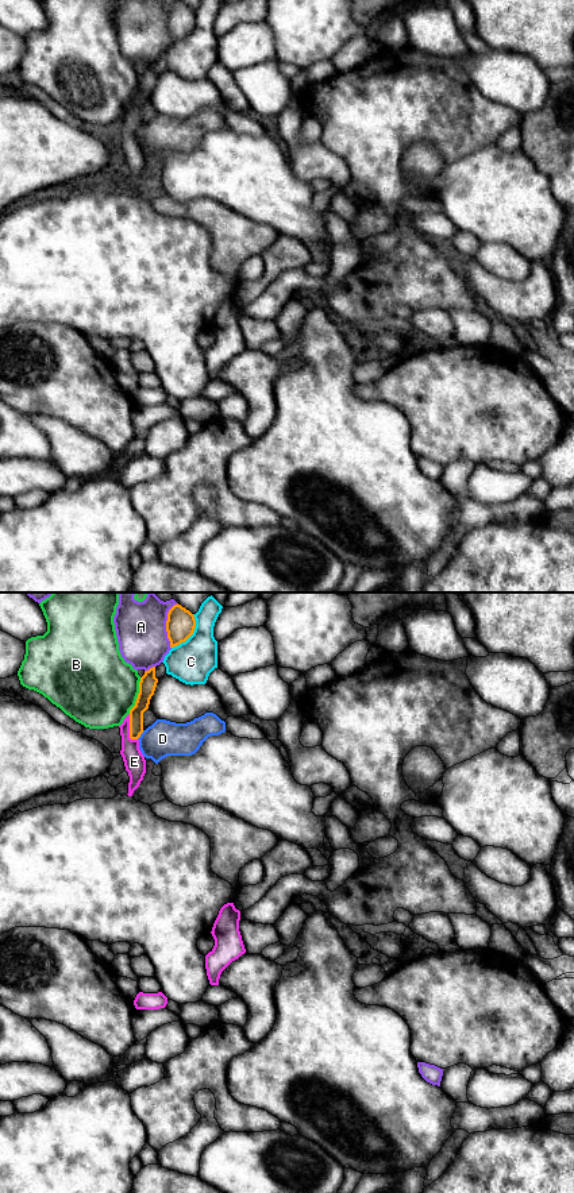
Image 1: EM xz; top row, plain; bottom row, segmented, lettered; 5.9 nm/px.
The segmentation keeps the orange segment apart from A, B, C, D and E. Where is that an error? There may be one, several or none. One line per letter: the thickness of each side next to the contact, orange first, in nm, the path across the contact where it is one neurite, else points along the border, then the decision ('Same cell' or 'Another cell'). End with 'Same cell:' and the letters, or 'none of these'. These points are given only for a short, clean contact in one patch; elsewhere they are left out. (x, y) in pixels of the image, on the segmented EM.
A: Thickness 170 nm (orange) against 300 nm. Another cell
B: Thickness 100 nm (orange) against 460 nm. Another cell
C: Thickness 170 nm (orange) against 260 nm. Another cell
D: Thickness 80 nm (orange) against 220 nm. Another cell
E: Thickness 90 nm (orange) against 130 nm. Same cell
Same cell: E

